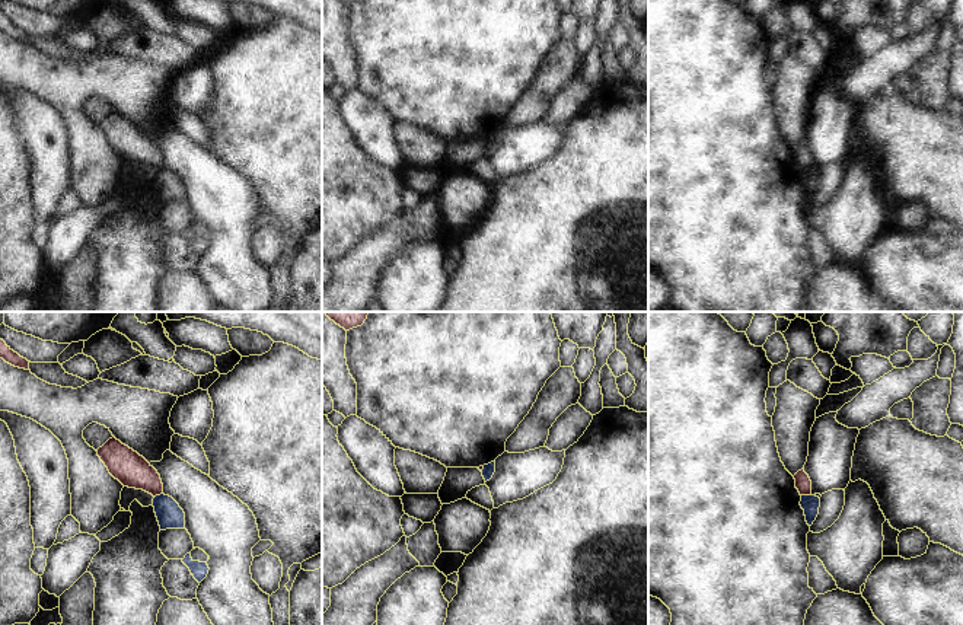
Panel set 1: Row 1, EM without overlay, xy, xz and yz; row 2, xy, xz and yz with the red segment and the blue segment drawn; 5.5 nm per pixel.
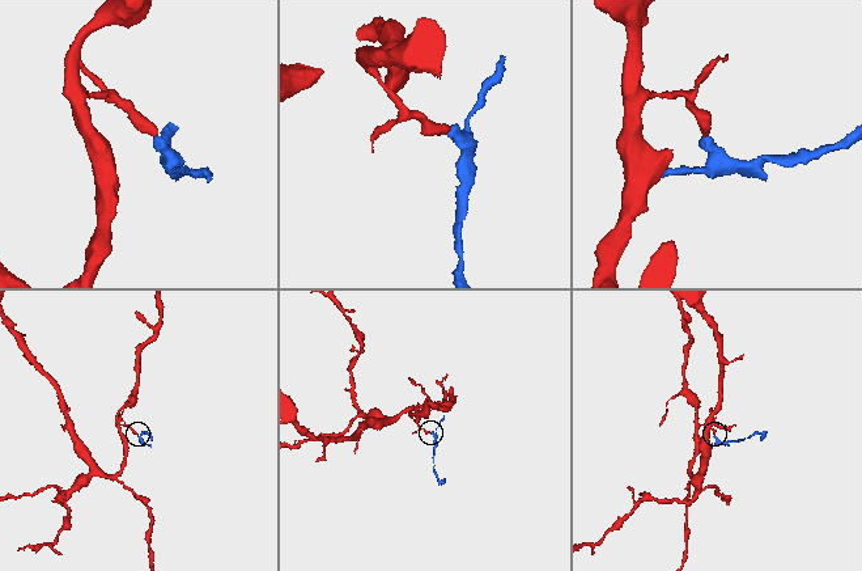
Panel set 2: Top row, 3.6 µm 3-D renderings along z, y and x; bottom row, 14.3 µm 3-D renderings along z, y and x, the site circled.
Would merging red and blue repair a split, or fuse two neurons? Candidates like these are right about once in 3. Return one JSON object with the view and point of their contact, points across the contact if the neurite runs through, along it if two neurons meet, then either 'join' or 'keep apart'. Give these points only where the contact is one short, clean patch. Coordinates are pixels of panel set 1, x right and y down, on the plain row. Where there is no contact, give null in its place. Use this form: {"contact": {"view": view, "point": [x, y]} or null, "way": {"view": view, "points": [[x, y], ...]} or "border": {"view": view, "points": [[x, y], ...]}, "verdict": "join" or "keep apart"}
{"contact": {"view": "yz", "point": [806, 168]}, "border": {"view": "yz", "points": [[810, 166], [802, 169]]}, "verdict": "keep apart"}

